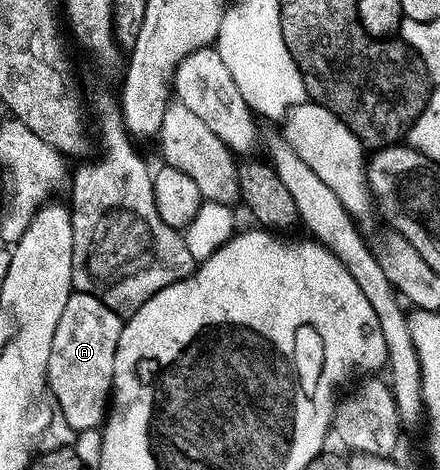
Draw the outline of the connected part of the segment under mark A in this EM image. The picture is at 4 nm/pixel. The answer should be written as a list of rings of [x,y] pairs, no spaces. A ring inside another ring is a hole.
[[[73,291],[55,325],[50,363],[47,364],[48,386],[56,386],[51,395],[60,394],[59,398],[64,398],[62,406],[68,406],[68,402],[84,402],[84,406],[88,406],[88,418],[84,418],[84,422],[72,418],[72,422],[76,422],[76,432],[88,430],[88,422],[96,423],[96,418],[105,421],[106,414],[100,411],[100,407],[108,406],[112,388],[108,374],[114,372],[114,357],[123,323],[121,315],[106,308],[96,297]]]

